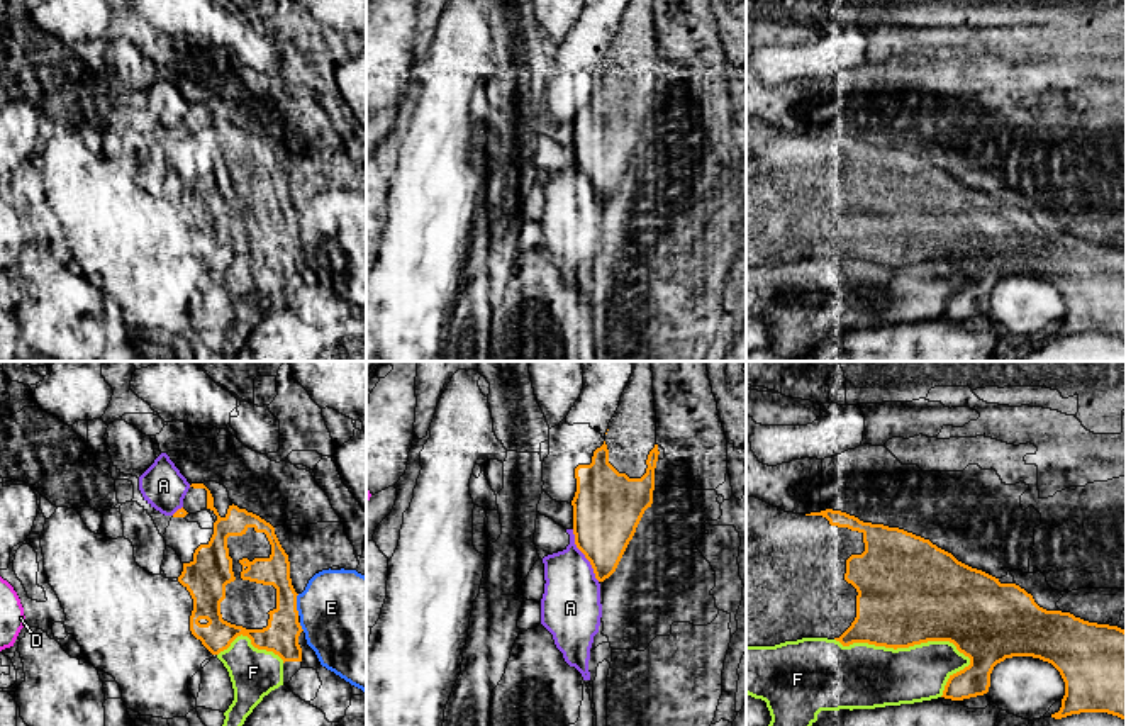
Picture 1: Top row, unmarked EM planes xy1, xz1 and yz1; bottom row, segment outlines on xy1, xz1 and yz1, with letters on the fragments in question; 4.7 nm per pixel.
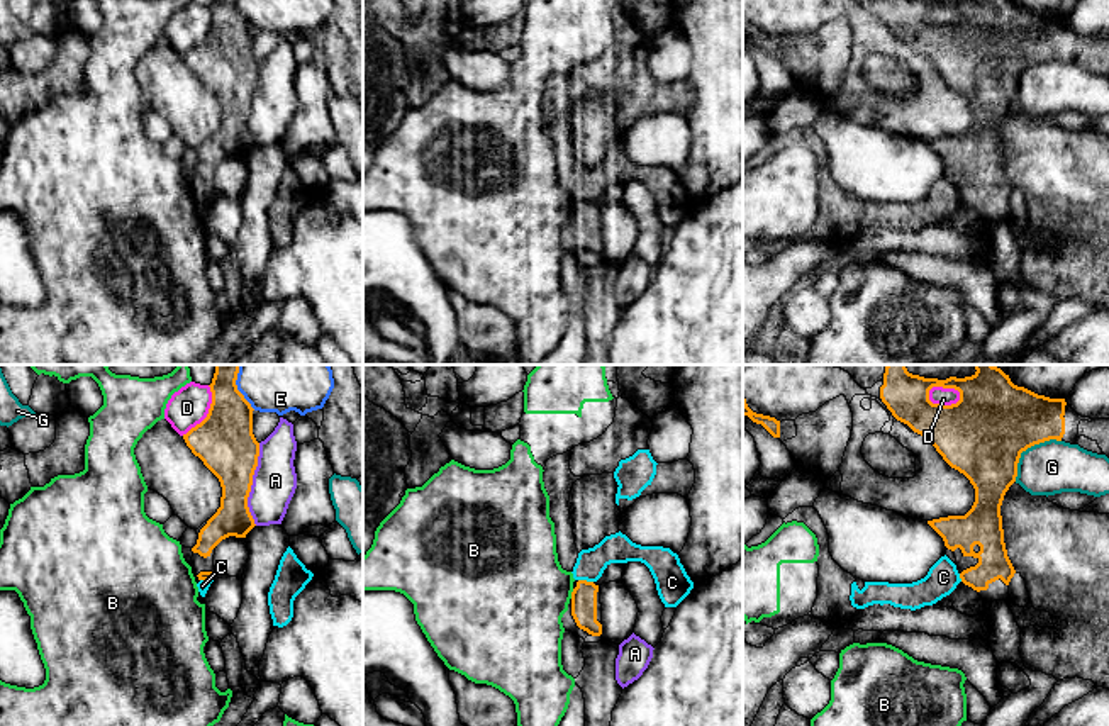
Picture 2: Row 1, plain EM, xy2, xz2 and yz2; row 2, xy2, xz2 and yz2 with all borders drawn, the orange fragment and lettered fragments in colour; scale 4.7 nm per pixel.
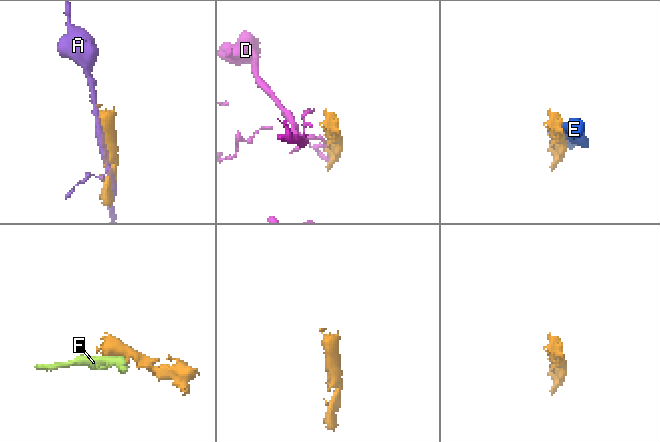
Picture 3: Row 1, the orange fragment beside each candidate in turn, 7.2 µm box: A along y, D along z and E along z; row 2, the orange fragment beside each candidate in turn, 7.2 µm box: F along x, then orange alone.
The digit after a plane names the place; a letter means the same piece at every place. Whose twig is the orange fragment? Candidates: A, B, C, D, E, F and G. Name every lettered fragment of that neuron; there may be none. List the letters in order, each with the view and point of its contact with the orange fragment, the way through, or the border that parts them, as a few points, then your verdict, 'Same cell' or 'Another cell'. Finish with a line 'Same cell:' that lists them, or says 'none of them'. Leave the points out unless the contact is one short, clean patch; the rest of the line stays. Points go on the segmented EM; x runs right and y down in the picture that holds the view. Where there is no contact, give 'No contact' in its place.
A: Touches orange at xy2 (251, 484). Another cell
B: Touches orange at xz2 (572, 594). Boundary: xz2 (574, 589), (570, 597). Another cell
C: Touches orange at xz2 (585, 580). Boundary: xz2 (579, 579), (592, 582). Another cell
D: Touches orange at yz2 (947, 387). Another cell
E: Touches orange at xy1 (295, 604). Another cell
F: Touches orange at yz1 (904, 647). Another cell
G: Touches orange at yz2 (1026, 448). Boundary: yz2 (1060, 440), (1045, 440), (1028, 446), (1021, 453), (1014, 480). Another cell
Same cell: none of them

